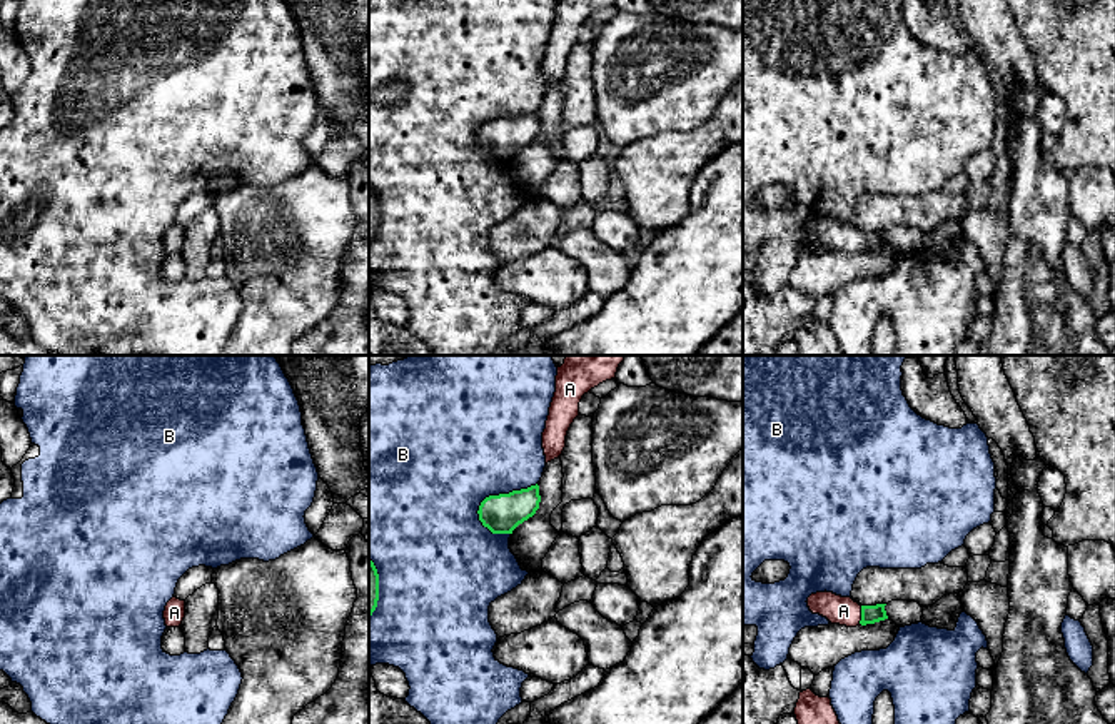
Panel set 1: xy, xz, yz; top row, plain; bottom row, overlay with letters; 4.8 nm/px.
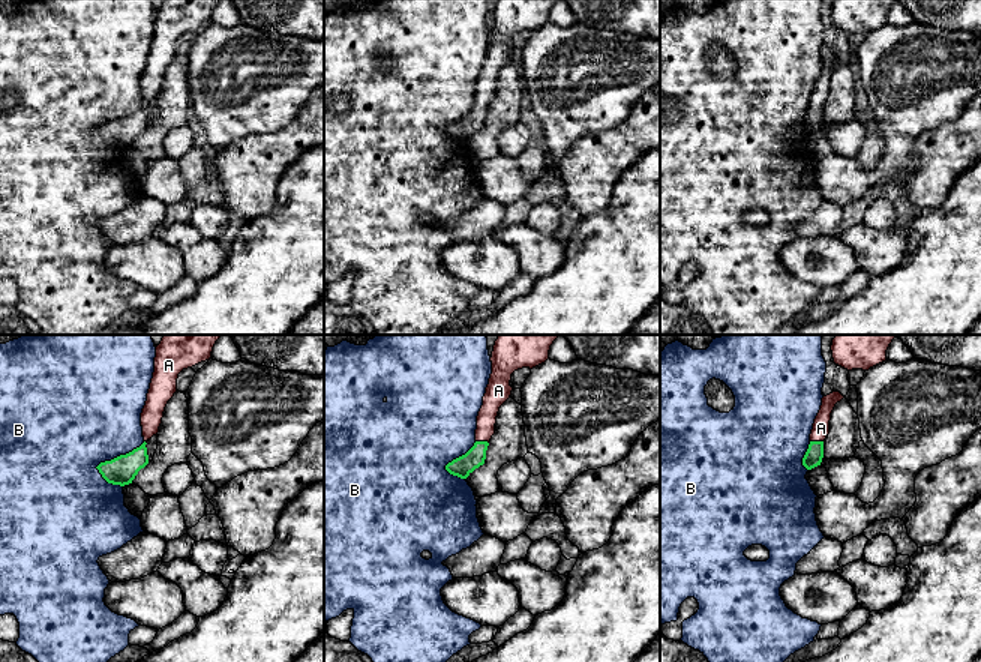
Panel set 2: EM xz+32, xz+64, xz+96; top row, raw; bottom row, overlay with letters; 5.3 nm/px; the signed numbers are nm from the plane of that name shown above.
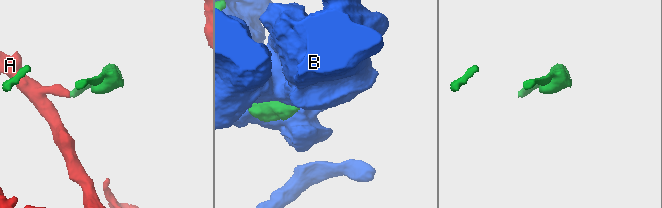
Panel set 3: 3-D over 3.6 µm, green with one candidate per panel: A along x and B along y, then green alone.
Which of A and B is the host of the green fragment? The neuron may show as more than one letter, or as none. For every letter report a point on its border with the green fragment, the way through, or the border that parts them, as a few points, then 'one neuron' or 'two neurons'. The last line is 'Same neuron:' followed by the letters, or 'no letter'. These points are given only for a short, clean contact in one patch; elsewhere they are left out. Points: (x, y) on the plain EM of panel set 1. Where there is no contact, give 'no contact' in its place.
A: contact yz (862, 241); one neuron
B: contact xz (499, 120); two neurons
Same neuron: A

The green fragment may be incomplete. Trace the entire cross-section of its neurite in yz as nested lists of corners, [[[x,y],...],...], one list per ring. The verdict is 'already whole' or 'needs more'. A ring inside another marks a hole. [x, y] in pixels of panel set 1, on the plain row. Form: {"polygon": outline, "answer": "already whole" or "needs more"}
{"polygon": [[[816,219],[808,224],[808,234],[813,240],[826,244],[831,250],[846,254],[875,250],[888,245],[885,232],[860,232],[851,224],[841,224],[833,219]]], "answer": "needs more"}

